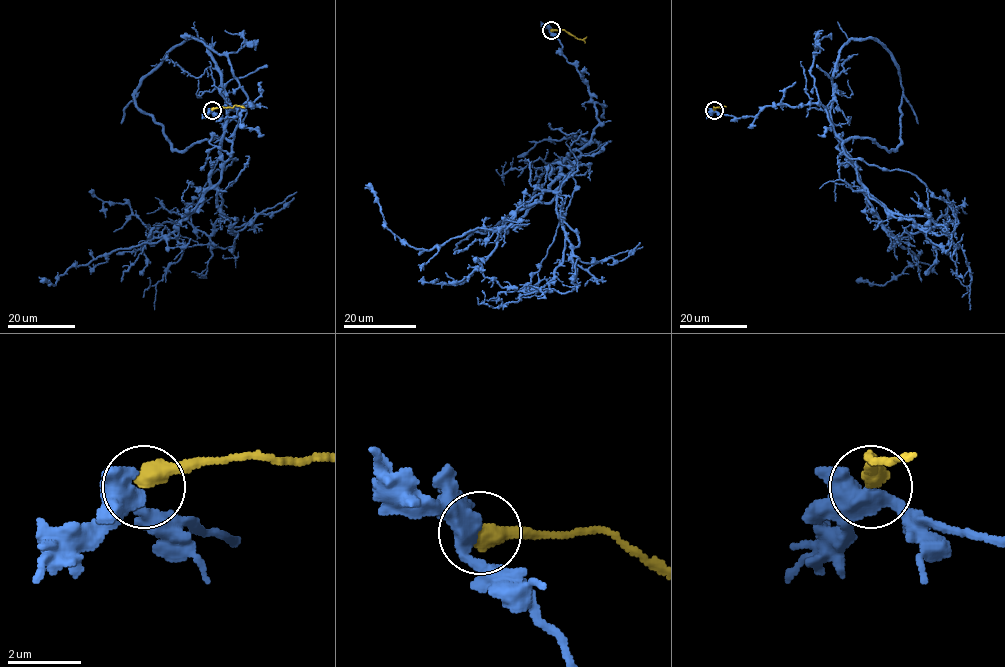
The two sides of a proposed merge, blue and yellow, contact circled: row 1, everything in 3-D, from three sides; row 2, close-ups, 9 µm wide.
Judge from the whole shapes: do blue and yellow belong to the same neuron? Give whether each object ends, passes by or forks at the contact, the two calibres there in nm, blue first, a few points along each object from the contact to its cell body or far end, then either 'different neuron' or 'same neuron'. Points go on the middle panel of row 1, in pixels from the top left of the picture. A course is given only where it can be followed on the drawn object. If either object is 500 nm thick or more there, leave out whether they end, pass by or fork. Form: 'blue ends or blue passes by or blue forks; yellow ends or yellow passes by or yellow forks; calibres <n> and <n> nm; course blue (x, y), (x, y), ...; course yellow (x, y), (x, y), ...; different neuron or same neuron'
calibres 460 and 500 nm; course blue (551, 29), (587, 84), (598, 125), (561, 184), (495, 230), (475, 228), (429, 250), (400, 240), (365, 188); course yellow (551, 30), (565, 30), (576, 38), (587, 36); different neuron

